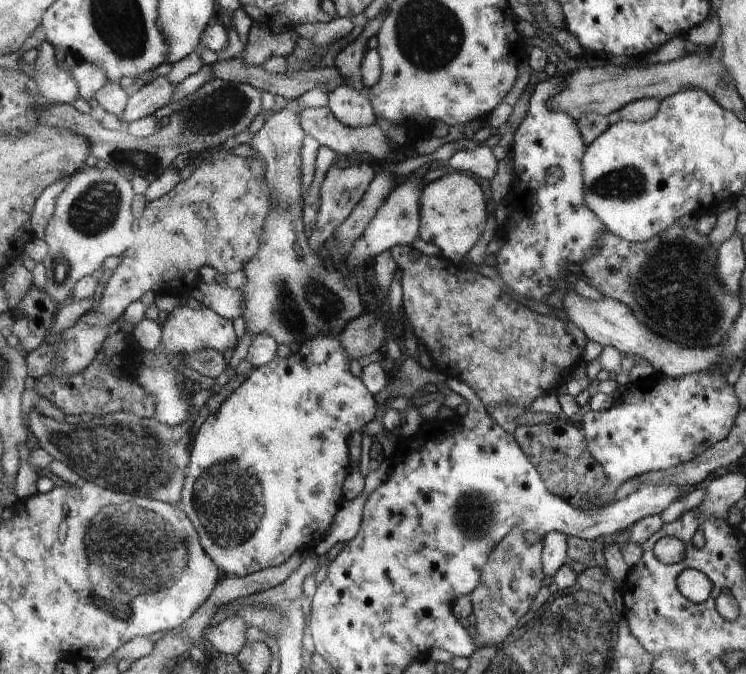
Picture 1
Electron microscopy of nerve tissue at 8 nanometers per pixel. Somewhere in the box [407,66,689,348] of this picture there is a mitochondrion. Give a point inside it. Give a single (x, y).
(627, 183)

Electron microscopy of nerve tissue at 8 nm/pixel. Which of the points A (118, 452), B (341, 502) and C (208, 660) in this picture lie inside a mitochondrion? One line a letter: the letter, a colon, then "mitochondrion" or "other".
A: mitochondrion
B: other
C: other

